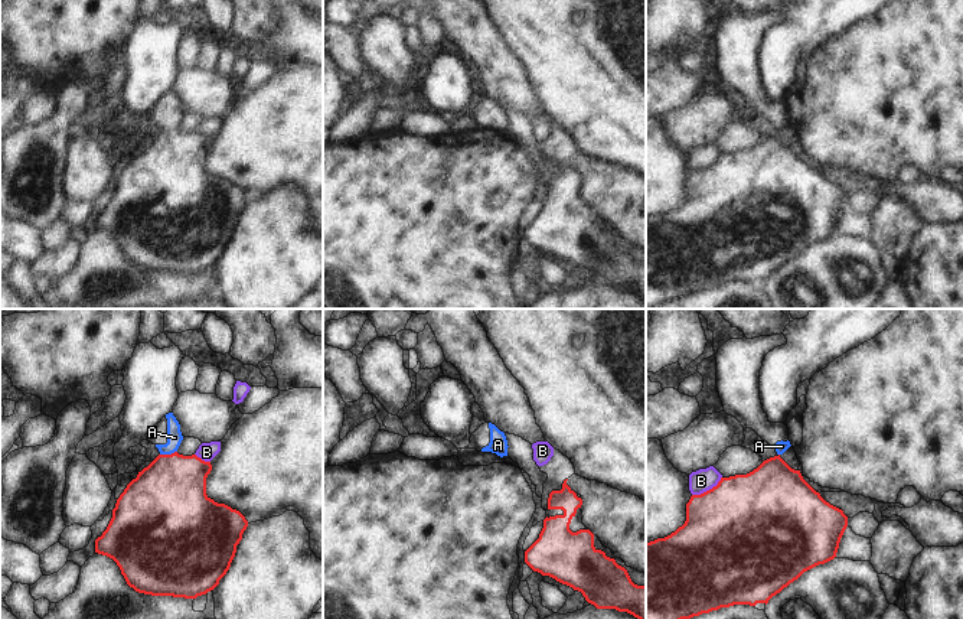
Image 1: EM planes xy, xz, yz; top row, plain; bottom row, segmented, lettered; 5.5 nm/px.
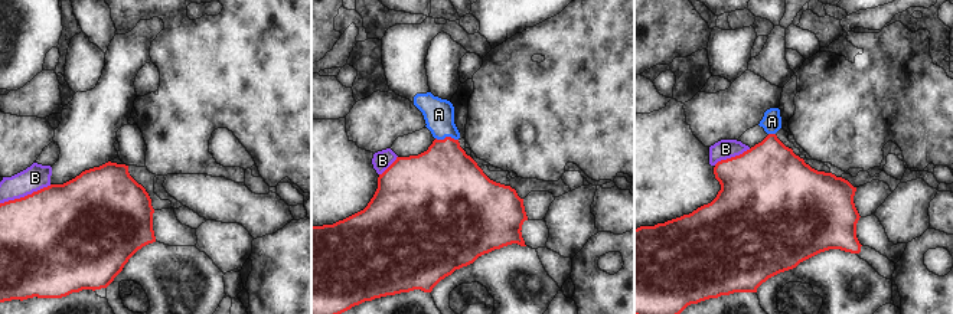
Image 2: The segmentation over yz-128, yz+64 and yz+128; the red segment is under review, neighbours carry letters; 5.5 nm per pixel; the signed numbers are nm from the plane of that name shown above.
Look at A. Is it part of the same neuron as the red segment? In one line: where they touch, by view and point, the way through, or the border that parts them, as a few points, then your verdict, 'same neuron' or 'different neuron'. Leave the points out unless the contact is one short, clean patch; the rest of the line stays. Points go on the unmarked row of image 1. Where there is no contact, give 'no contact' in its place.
meets red in xy at (167, 132); runs through xy (167, 176), (167, 132), (175, 114); same neuron

